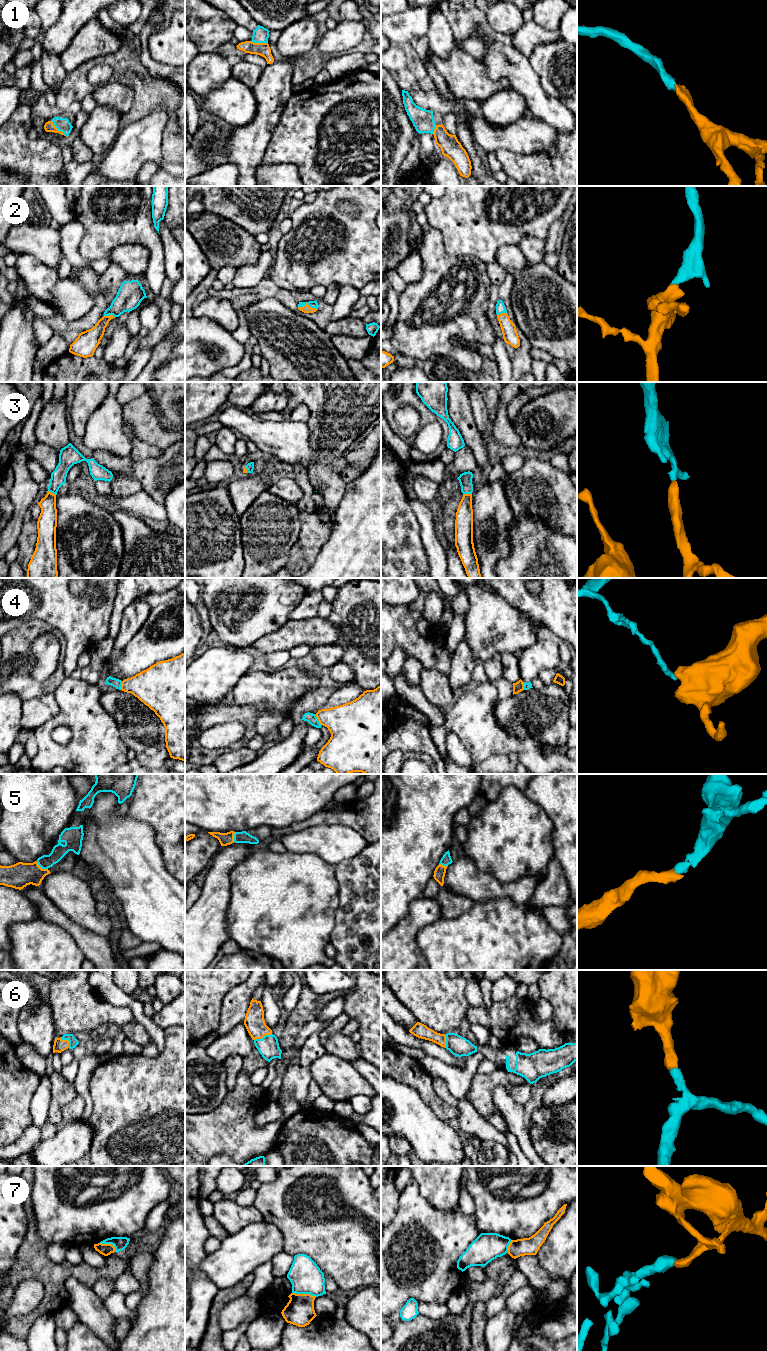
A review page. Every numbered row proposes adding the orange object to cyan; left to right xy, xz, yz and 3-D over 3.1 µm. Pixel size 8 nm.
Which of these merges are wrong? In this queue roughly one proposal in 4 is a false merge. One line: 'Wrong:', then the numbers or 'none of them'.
Wrong: 4, 7

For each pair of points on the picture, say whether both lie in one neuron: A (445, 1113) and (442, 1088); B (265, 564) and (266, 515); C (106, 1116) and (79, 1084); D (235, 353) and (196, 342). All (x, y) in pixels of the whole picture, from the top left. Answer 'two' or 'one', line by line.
A: two
B: one
C: two
D: one

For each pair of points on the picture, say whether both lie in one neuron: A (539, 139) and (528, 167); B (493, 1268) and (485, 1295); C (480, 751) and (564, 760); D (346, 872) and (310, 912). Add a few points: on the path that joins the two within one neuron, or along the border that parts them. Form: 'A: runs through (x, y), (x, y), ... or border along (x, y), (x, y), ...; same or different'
A: border along (557, 146), (551, 155), (511, 151); different
B: runs through (493, 1275), (493, 1279), (487, 1288); same
C: runs through (501, 745), (517, 745), (535, 761), (543, 761); same
D: border along (334, 866), (338, 883), (337, 906); different

